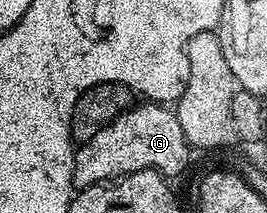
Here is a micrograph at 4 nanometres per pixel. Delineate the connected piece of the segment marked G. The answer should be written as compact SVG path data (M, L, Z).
M163 103L139 104L113 119L111 125L106 125L97 131L97 135L76 148L73 167L73 186L76 190L117 181L146 169L156 169L164 177L174 179L186 167L193 149L185 139L185 131L181 131L178 112Z

